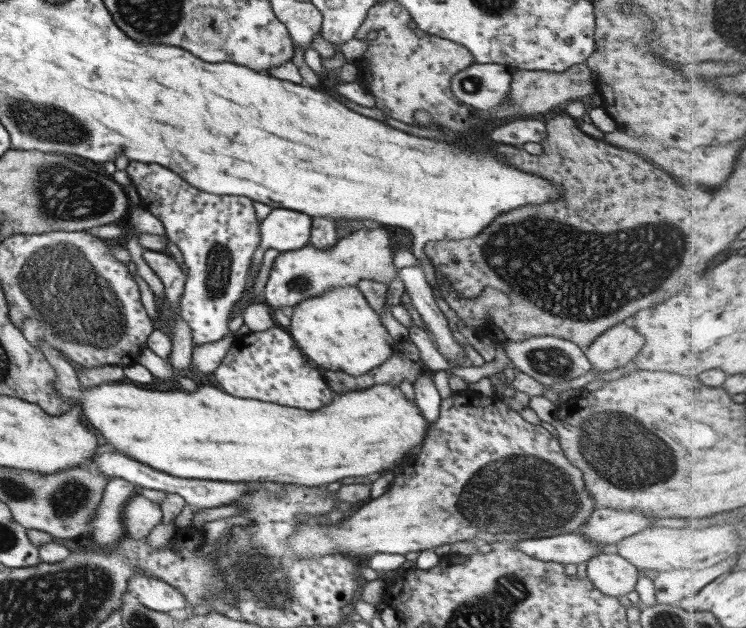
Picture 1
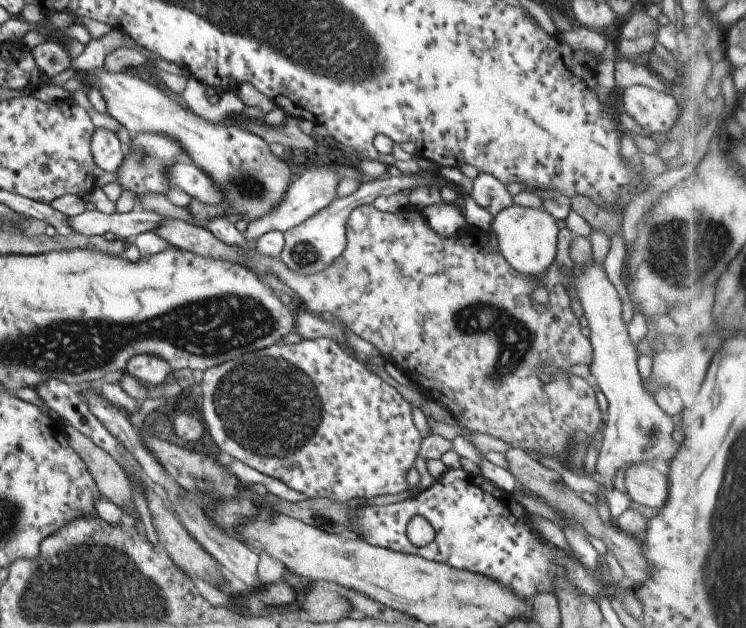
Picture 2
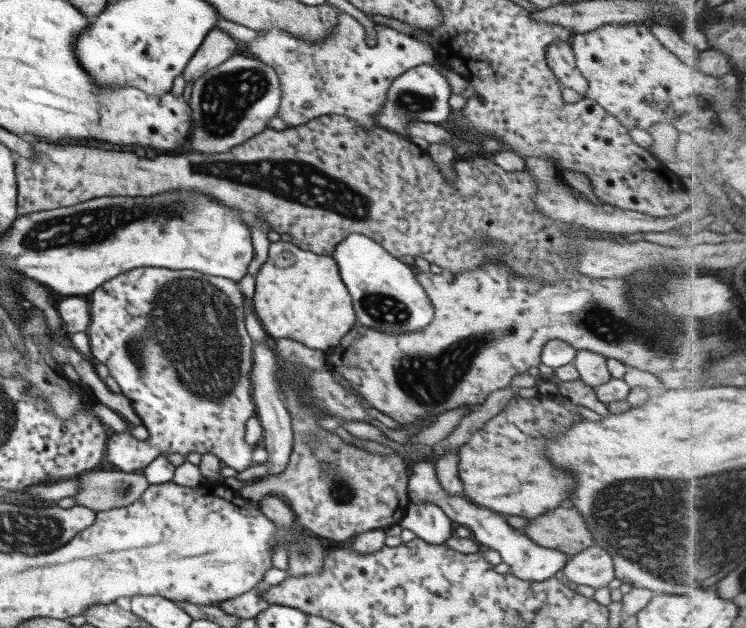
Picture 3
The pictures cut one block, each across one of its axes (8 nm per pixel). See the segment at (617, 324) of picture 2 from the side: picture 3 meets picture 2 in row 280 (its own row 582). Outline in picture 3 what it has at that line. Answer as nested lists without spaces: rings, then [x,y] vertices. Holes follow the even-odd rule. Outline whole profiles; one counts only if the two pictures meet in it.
[[[592,546],[569,556],[563,568],[566,578],[580,586],[607,587],[615,578],[612,555],[600,546]]]

